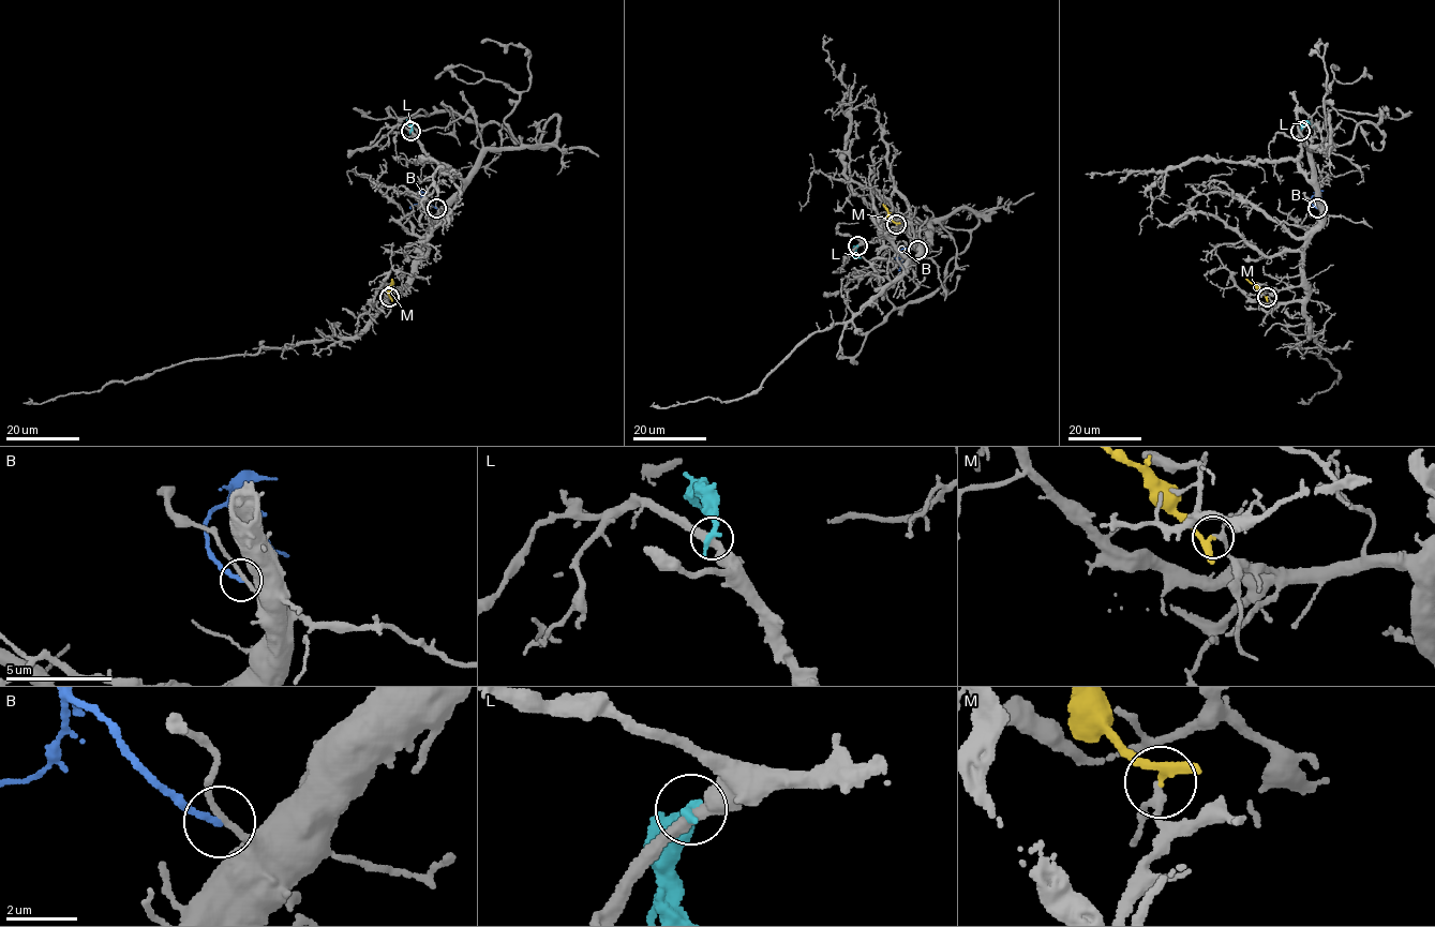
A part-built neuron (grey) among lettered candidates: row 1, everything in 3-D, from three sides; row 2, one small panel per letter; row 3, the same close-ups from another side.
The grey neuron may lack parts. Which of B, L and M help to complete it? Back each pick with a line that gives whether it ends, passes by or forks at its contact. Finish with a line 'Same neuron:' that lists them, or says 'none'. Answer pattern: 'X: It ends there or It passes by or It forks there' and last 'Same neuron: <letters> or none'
Same neuron: none

